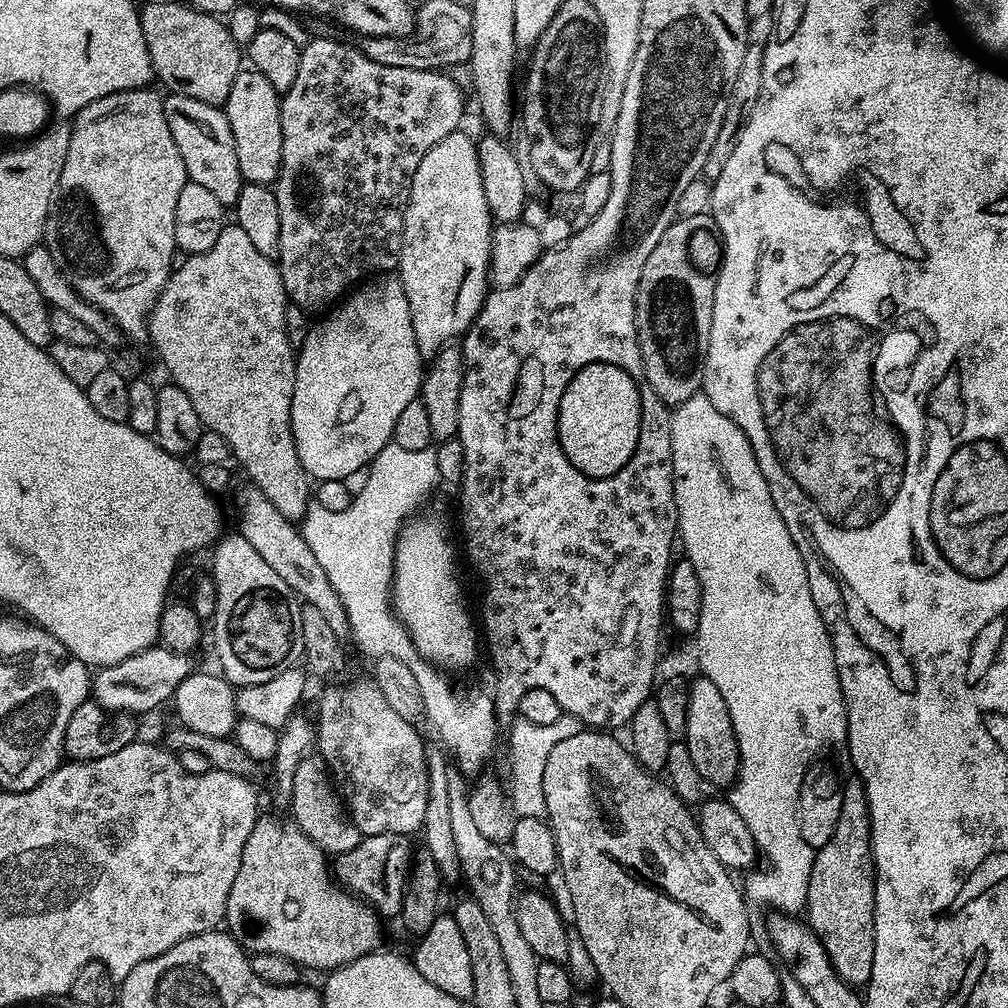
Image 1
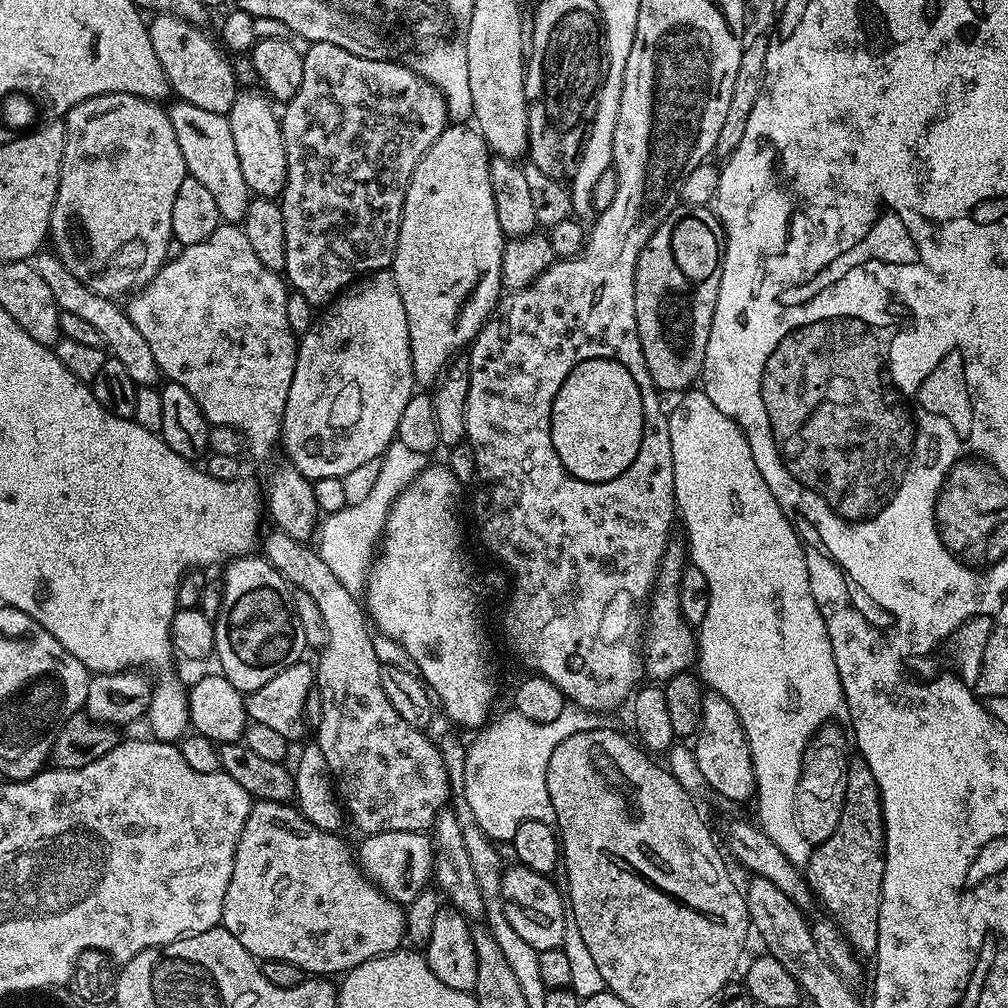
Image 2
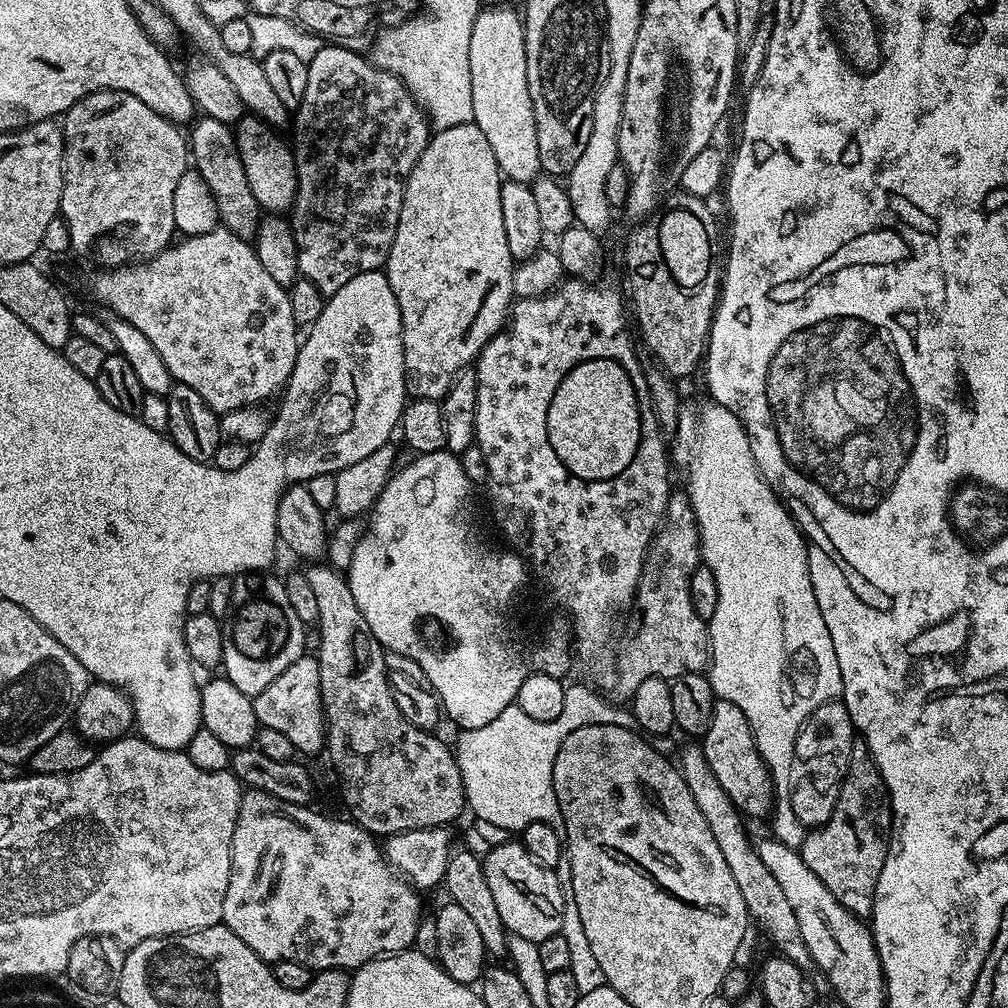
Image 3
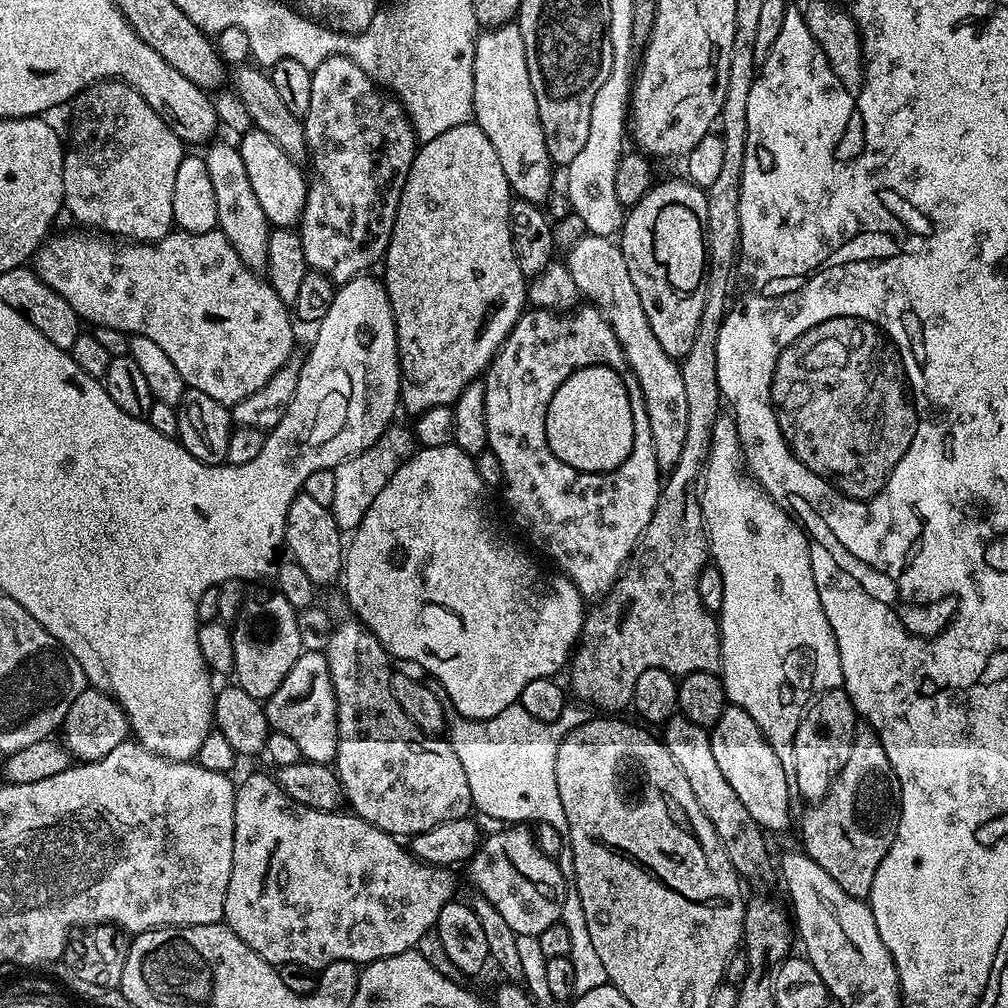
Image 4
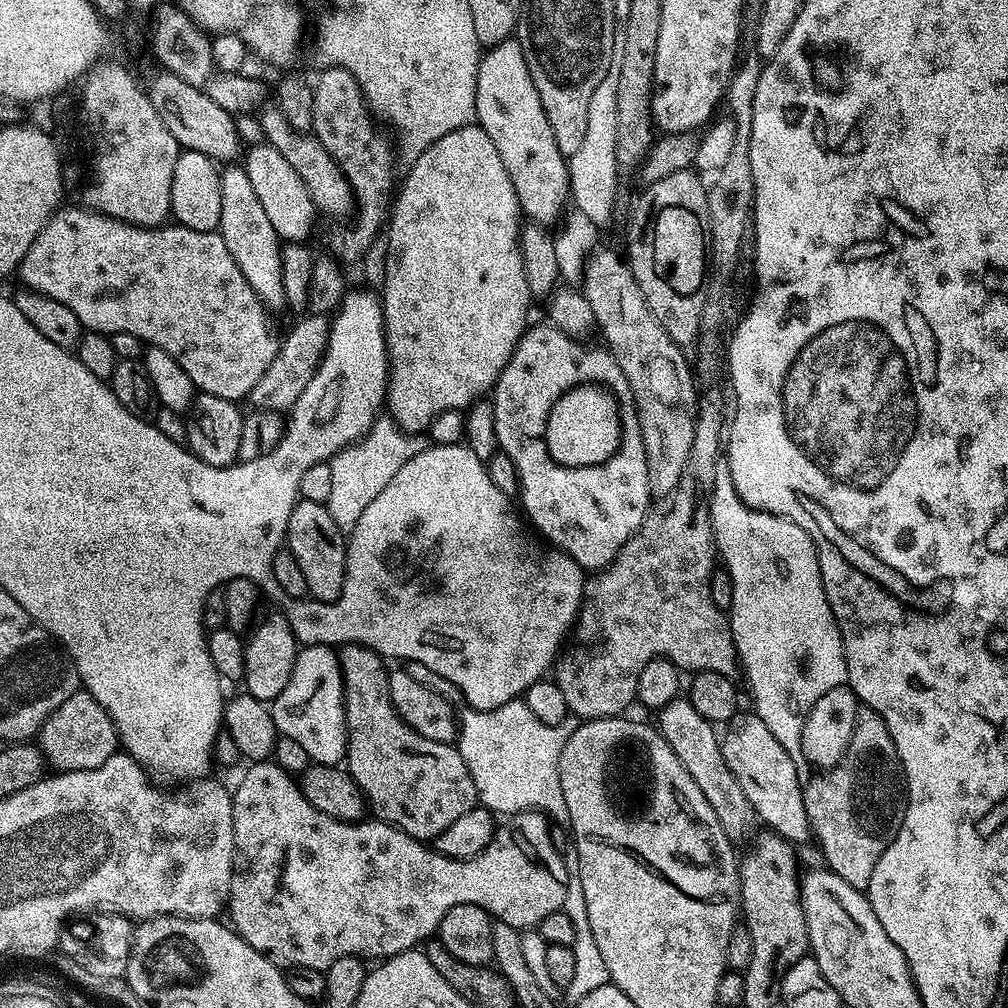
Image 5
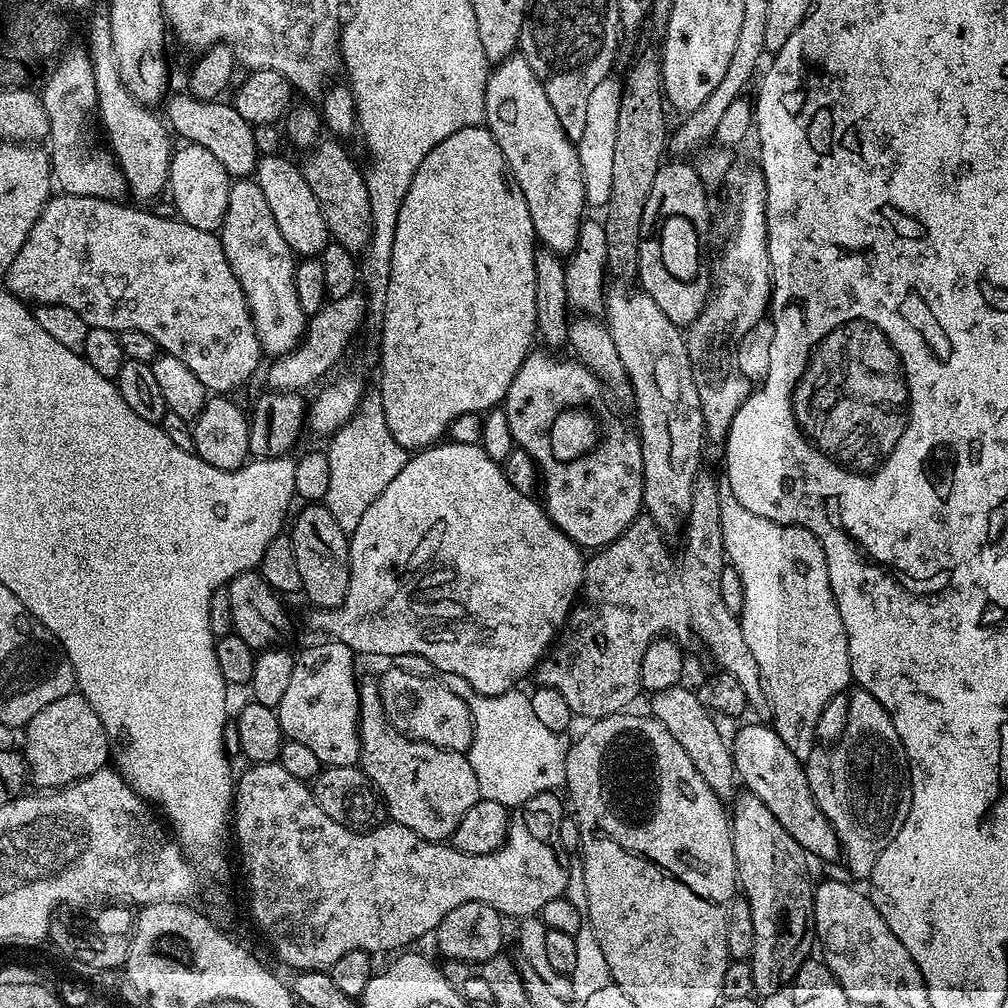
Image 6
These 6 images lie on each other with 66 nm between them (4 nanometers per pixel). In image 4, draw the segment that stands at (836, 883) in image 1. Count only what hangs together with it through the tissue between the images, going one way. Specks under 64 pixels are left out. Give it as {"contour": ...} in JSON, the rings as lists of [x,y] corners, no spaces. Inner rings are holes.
{"contour":[[[857,731],[853,738],[853,745],[850,747],[850,758],[828,788],[828,793],[822,800],[806,808],[808,809],[800,820],[803,852],[814,858],[814,862],[818,862],[818,866],[822,866],[822,870],[826,870],[826,874],[830,874],[830,878],[834,878],[834,882],[838,882],[838,886],[846,890],[846,894],[867,901],[870,886],[874,886],[874,874],[878,874],[878,866],[882,866],[882,858],[886,858],[894,842],[894,834],[900,821],[896,775],[890,766],[890,760],[886,758],[886,750],[882,750],[882,742],[875,732]]]}

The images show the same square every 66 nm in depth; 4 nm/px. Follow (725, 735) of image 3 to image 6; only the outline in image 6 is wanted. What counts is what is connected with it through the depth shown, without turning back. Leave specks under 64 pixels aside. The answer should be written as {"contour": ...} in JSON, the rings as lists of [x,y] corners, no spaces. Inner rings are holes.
{"contour":[[[744,724],[737,730],[736,737],[731,737],[732,761],[739,783],[762,800],[766,810],[782,822],[786,834],[790,834],[809,857],[839,861],[842,856],[840,839],[826,814],[820,812],[818,802],[814,802],[801,757],[788,749],[775,728],[764,724]]]}

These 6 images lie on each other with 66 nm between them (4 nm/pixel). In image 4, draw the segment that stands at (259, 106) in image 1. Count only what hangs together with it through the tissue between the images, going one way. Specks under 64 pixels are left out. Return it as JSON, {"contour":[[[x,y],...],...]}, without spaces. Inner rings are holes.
{"contour":[[[253,127],[239,137],[238,147],[242,154],[242,162],[246,166],[246,174],[250,178],[250,186],[254,186],[258,206],[262,206],[262,210],[268,215],[269,225],[295,225],[306,206],[308,176],[305,169],[303,172],[297,161],[290,159],[286,151],[276,145],[270,135],[257,127]]]}

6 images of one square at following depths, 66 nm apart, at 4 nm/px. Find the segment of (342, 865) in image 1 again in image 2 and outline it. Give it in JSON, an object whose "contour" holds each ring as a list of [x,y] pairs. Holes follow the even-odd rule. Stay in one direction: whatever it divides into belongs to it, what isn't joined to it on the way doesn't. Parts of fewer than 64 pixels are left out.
{"contour":[[[390,830],[373,836],[365,835],[358,848],[358,863],[361,872],[380,889],[384,895],[401,906],[407,906],[429,887],[433,879],[435,850],[433,837],[428,832]]]}

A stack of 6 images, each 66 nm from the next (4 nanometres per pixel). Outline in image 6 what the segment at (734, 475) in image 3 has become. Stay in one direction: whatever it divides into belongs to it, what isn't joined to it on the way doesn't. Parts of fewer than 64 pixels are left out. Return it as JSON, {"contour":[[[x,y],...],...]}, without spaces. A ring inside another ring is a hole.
{"contour":[[[727,490],[720,492],[720,513],[727,563],[738,570],[738,578],[742,578],[742,610],[738,614],[742,638],[746,638],[746,646],[750,646],[750,654],[754,654],[754,662],[758,664],[764,692],[768,695],[771,727],[776,729],[790,751],[807,754],[817,741],[816,727],[823,708],[835,695],[843,693],[852,680],[848,639],[842,626],[842,614],[838,614],[830,590],[824,551],[810,530],[750,514],[750,510]]]}

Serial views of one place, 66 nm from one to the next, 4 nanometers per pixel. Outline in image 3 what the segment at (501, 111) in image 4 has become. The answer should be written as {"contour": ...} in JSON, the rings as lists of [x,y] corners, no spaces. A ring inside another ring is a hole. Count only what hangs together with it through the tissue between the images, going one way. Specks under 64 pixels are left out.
{"contour":[[[481,7],[476,15],[474,30],[470,30],[470,94],[474,98],[472,123],[486,134],[494,158],[498,158],[501,173],[507,179],[523,184],[532,184],[541,175],[538,154],[538,130],[534,122],[534,106],[530,102],[530,90],[526,78],[528,44],[524,40],[524,22],[519,11],[512,8]]]}

